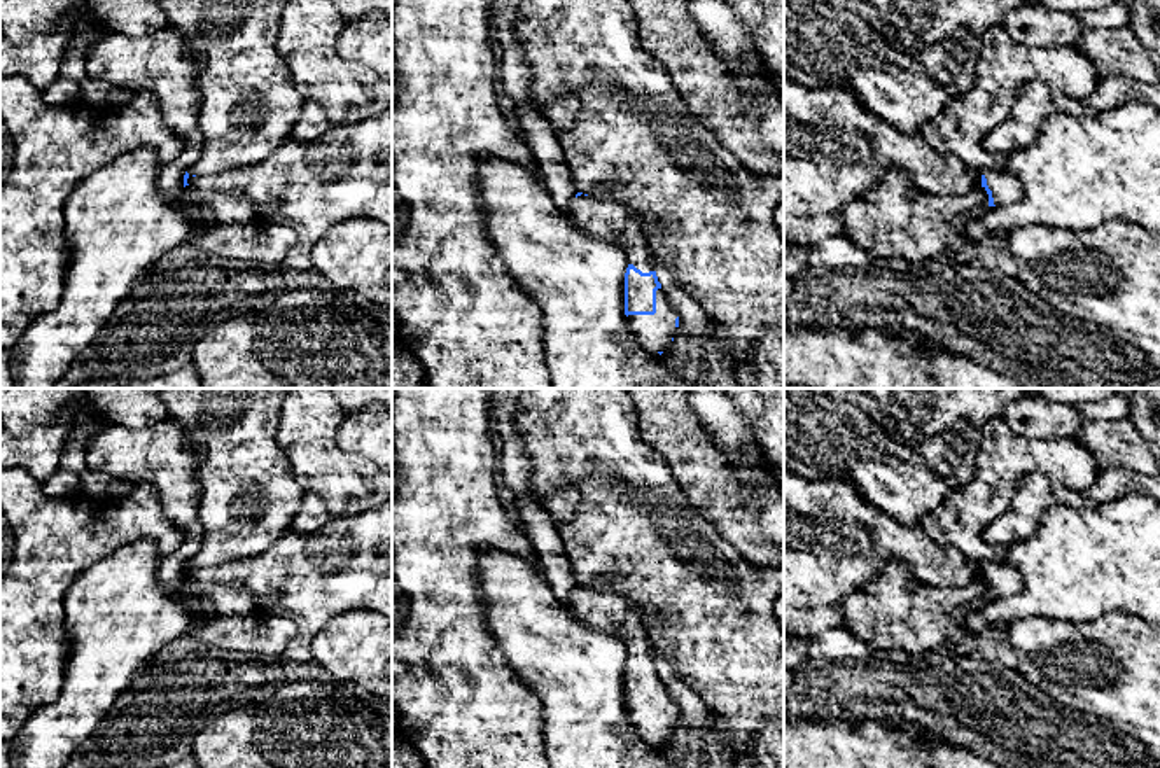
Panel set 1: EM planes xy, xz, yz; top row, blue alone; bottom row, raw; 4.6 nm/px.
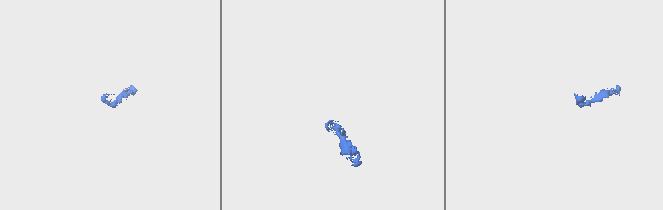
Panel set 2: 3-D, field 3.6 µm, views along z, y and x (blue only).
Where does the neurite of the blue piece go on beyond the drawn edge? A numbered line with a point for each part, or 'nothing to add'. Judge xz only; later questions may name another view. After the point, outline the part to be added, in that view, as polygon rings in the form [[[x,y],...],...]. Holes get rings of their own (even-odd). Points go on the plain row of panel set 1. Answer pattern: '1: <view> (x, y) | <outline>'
1: xz (606, 611) | [[[581,586],[570,593],[565,605],[586,626],[623,640],[628,654],[642,665],[656,663],[654,626],[626,597]]]
2: xz (655, 723) | [[[663,681],[656,682],[656,705],[654,707],[628,707],[630,721],[642,735],[644,742],[658,745],[663,744],[675,723],[677,705],[672,700]]]

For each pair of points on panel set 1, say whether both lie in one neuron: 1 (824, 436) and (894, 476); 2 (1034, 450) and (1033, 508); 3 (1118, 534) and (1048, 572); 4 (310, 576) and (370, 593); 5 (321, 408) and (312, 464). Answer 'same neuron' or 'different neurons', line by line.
1: same neuron
2: different neurons
3: same neuron
4: same neuron
5: same neuron

